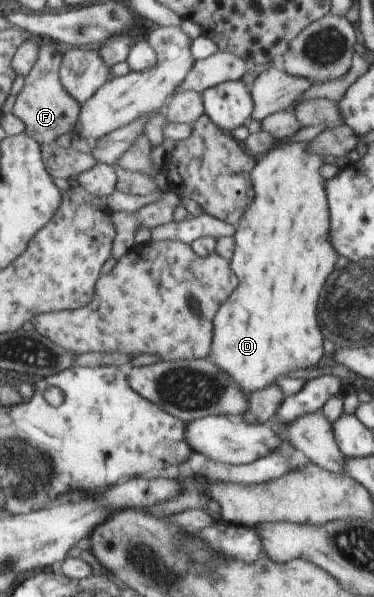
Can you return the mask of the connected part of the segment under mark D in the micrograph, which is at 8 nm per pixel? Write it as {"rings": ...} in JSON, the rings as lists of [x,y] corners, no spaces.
{"rings":[[[279,141],[260,157],[260,167],[256,167],[256,175],[252,175],[252,179],[256,179],[257,203],[251,203],[252,211],[244,215],[244,223],[240,221],[233,235],[235,250],[230,264],[236,267],[235,274],[240,275],[240,291],[236,291],[228,303],[224,302],[224,311],[220,311],[220,319],[216,319],[216,347],[211,347],[211,350],[214,353],[213,362],[224,367],[224,371],[239,383],[246,396],[276,384],[280,375],[295,369],[312,368],[324,355],[324,327],[318,327],[320,299],[328,295],[328,283],[332,283],[332,275],[336,275],[334,267],[338,253],[328,241],[330,213],[324,177],[320,175],[324,159],[320,154],[311,154],[307,150],[308,143]]]}

